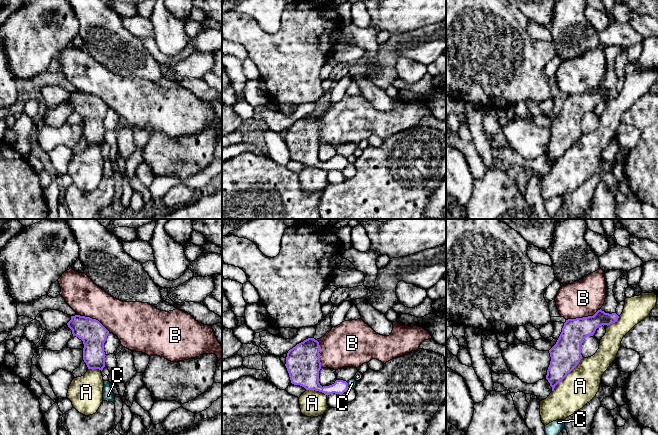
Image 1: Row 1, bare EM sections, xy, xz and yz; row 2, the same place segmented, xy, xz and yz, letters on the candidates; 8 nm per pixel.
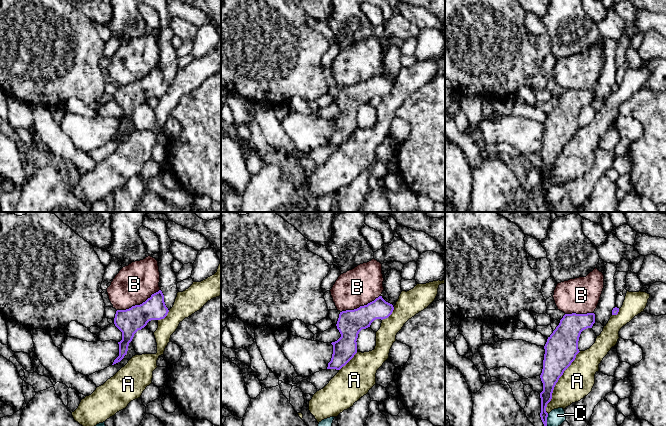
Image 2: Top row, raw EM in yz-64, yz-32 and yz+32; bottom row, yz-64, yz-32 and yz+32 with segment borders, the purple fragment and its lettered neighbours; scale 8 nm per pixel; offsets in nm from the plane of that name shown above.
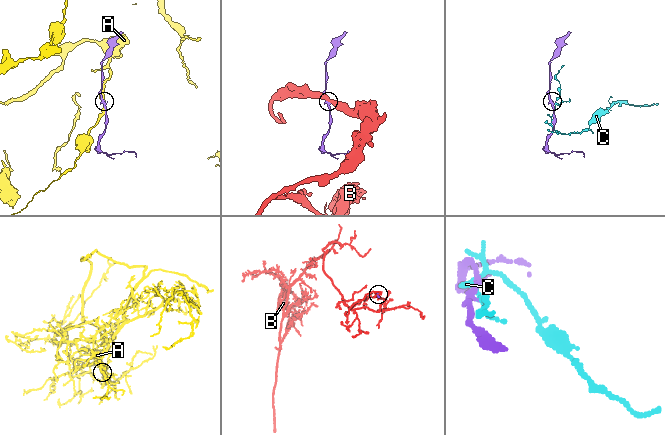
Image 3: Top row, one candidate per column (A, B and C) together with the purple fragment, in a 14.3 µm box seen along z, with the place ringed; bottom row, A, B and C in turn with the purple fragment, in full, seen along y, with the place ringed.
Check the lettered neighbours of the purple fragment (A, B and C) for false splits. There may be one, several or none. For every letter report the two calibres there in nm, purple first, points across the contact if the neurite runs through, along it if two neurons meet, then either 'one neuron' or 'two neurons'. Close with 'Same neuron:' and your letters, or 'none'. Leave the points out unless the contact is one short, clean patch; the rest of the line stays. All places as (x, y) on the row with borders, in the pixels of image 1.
A: calibres 240 and 280 nm; two neurons
B: calibres 200 and 300 nm; two neurons
C: calibres 110 and 70 nm; two neurons
Same neuron: none

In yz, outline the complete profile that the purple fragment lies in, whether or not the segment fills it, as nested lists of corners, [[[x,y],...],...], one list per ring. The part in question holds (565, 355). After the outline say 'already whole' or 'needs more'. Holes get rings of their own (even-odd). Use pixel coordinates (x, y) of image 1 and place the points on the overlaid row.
[[[600,309],[593,316],[566,320],[556,344],[549,350],[551,361],[546,379],[552,391],[583,358],[583,340],[593,336],[599,326],[608,326],[617,322],[618,318],[616,313],[605,313]]]; already whole

